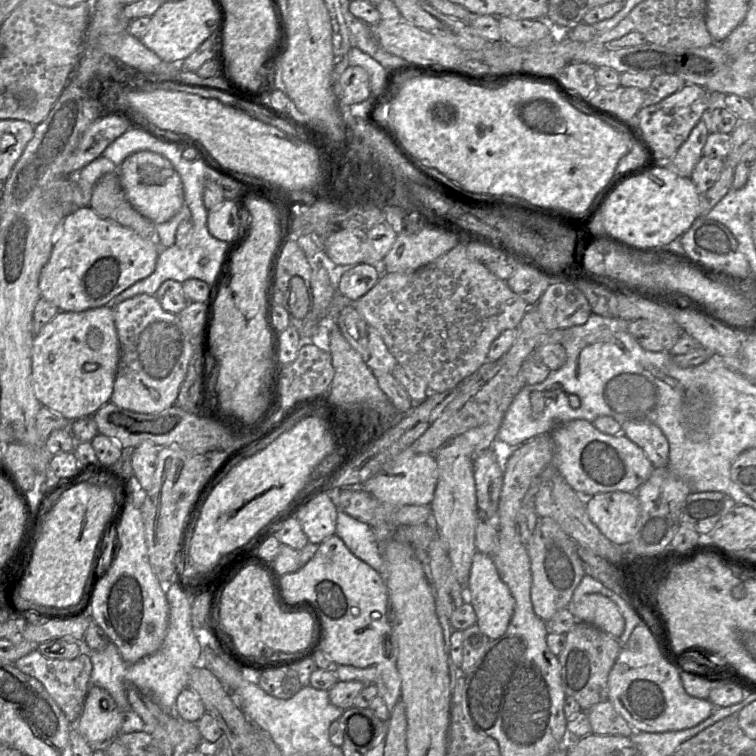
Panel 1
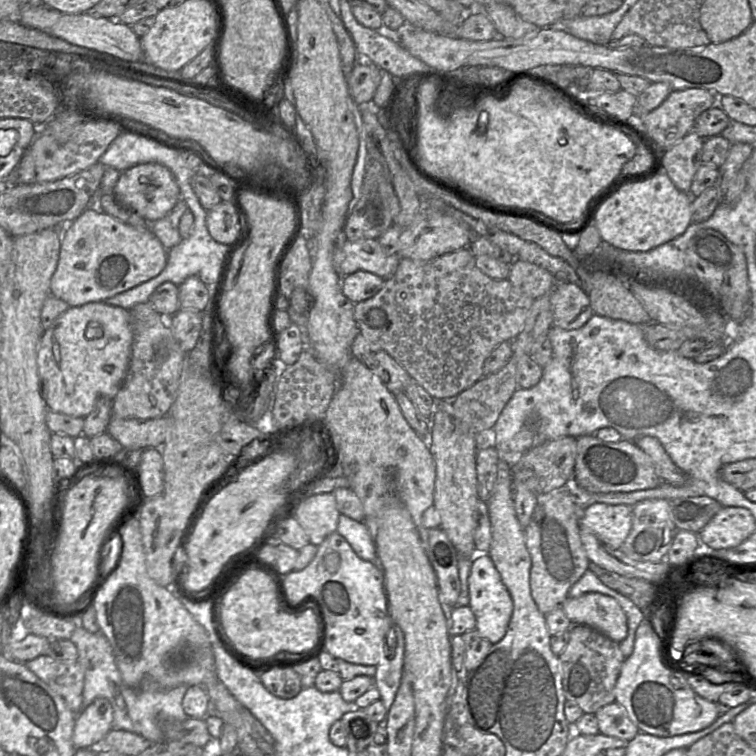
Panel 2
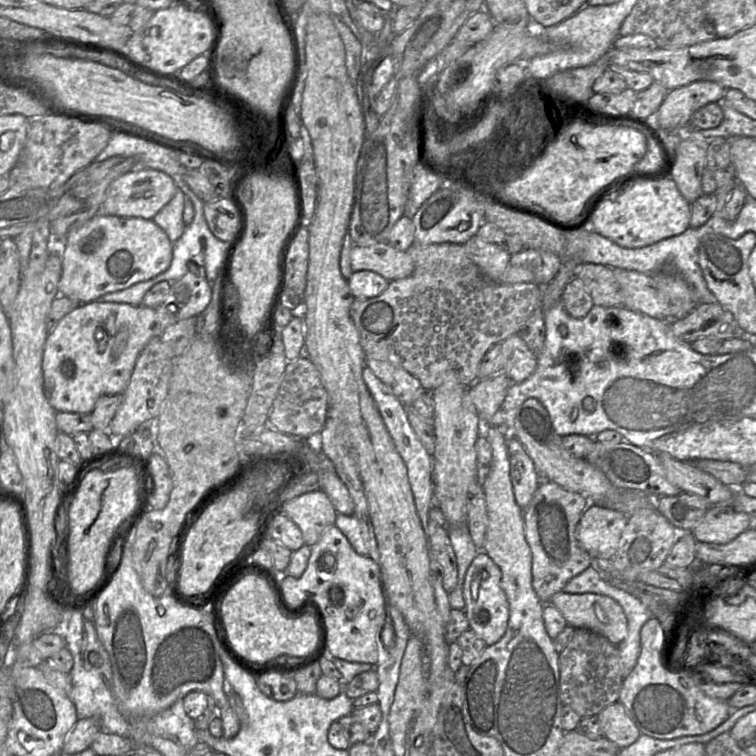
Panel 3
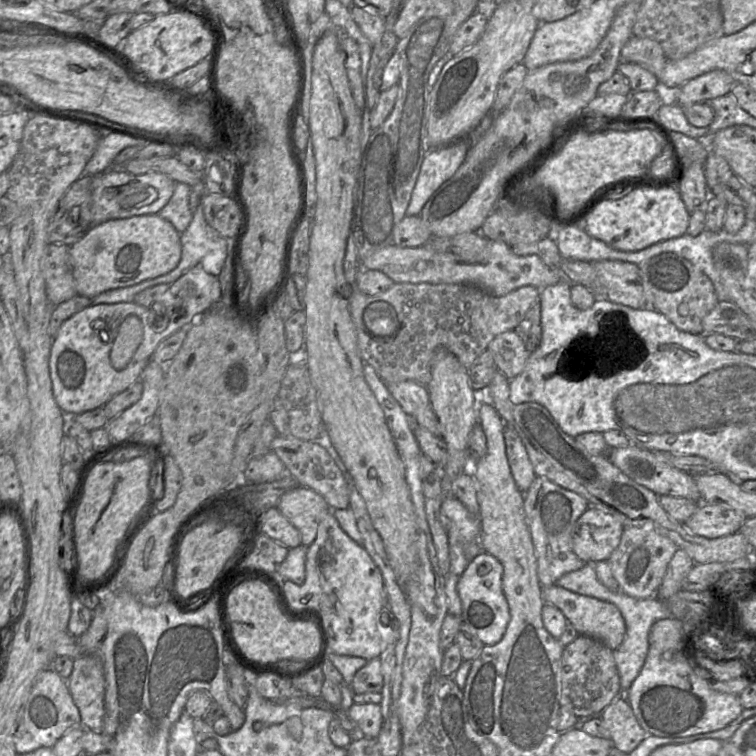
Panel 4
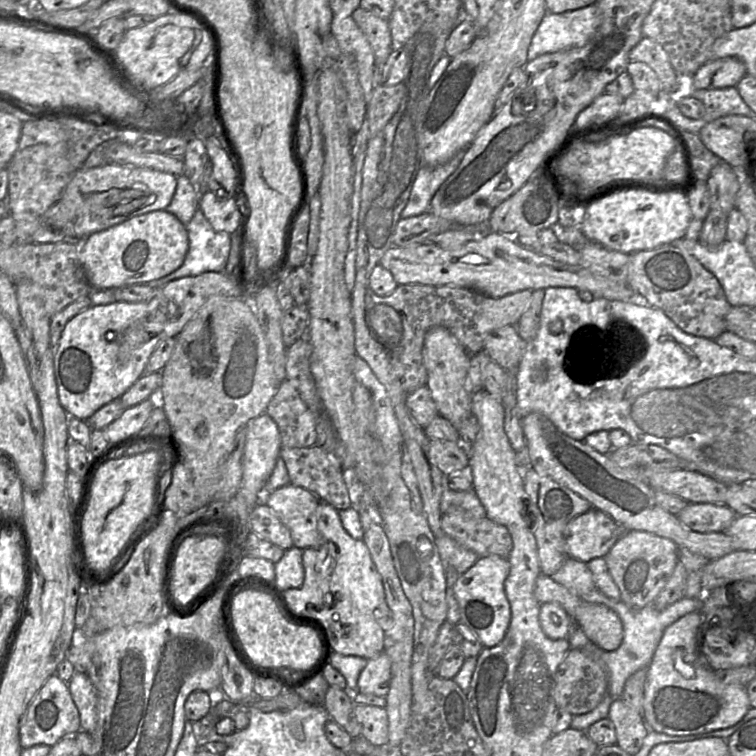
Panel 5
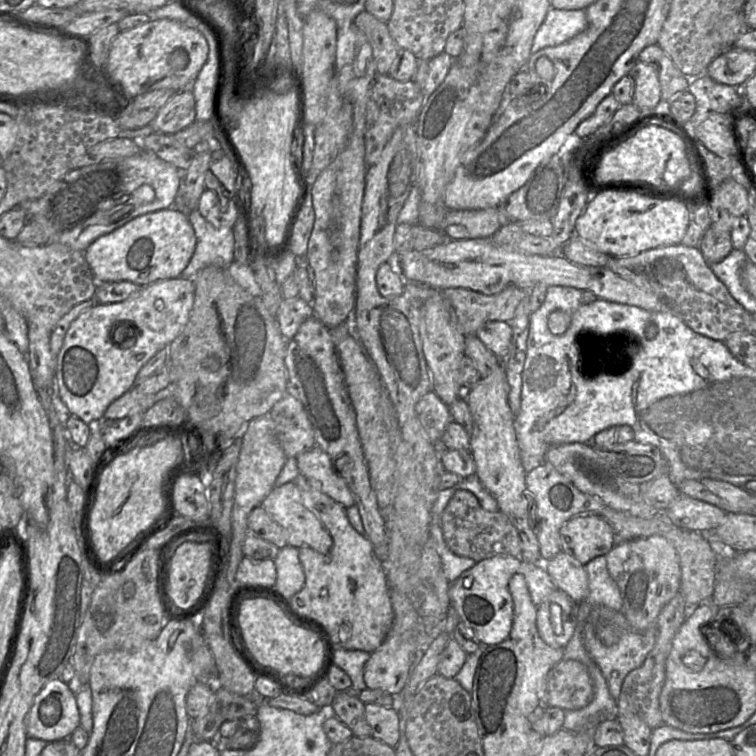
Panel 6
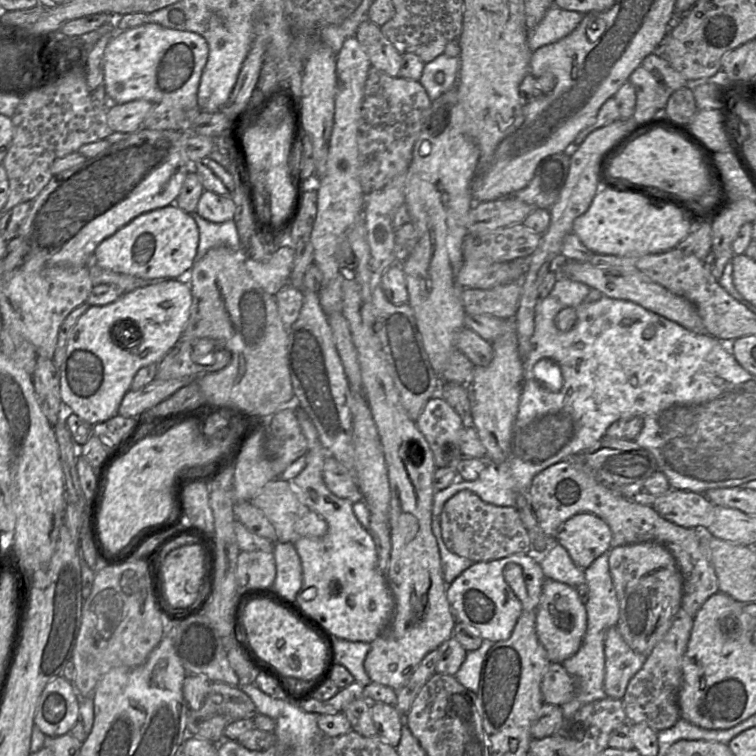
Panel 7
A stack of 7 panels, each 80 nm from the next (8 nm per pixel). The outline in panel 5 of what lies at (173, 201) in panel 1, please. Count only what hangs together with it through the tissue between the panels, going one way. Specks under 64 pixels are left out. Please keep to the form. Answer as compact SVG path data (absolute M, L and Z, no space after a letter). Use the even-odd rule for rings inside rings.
M106 163L99 167L77 170L60 199L76 216L74 231L78 238L106 230L135 216L164 210L172 200L177 176L150 168Z

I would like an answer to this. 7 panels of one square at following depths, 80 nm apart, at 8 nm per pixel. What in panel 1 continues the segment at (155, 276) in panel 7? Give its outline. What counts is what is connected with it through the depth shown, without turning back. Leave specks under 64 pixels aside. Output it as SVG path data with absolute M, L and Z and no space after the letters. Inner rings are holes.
M90 206L75 208L68 213L53 235L50 258L39 278L41 298L53 303L60 311L82 312L106 306L114 297L153 273L161 249L141 238L136 232L98 215Z

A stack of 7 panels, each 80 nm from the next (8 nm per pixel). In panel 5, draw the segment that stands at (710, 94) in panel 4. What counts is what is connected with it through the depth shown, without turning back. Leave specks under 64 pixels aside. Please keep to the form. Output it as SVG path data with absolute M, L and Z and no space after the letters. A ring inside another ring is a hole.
M732 57L708 61L692 76L693 87L700 89L723 89L736 87L747 74L745 64Z

